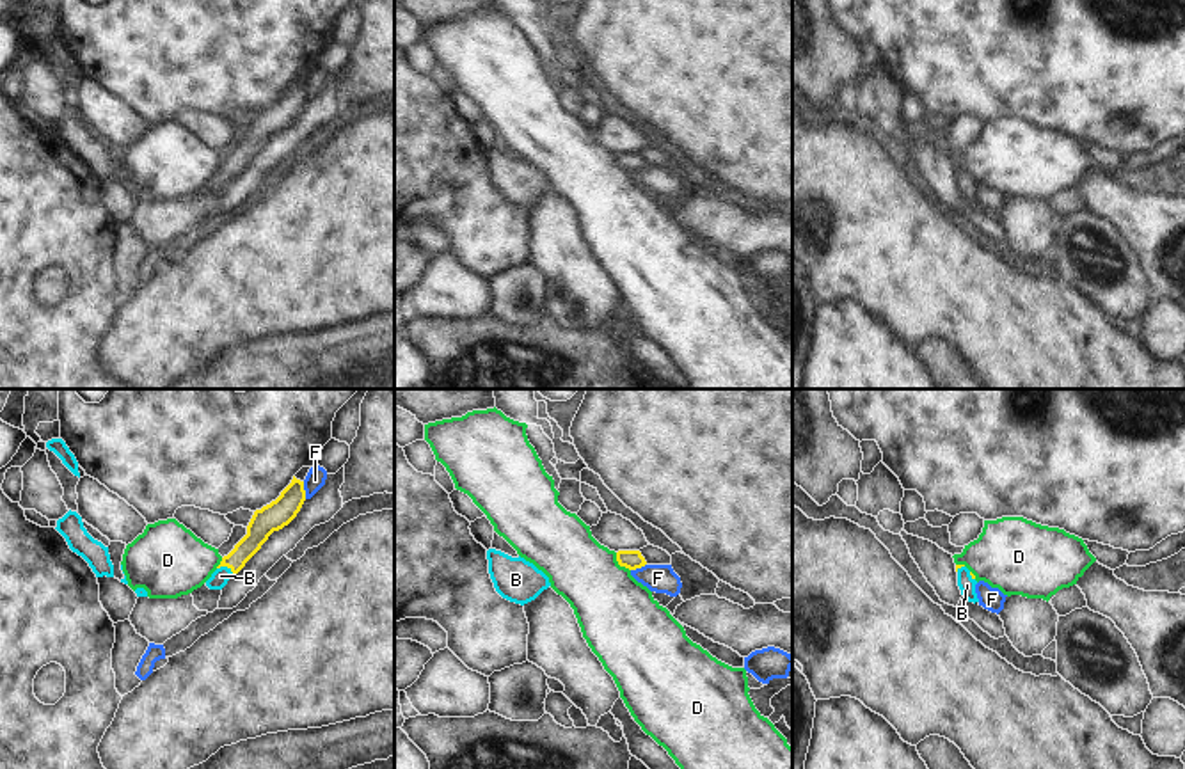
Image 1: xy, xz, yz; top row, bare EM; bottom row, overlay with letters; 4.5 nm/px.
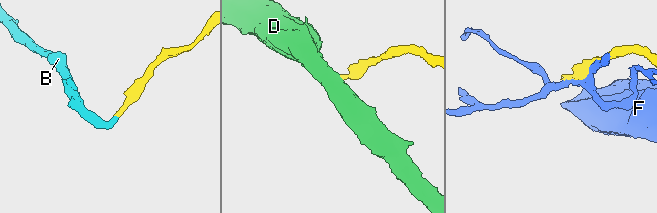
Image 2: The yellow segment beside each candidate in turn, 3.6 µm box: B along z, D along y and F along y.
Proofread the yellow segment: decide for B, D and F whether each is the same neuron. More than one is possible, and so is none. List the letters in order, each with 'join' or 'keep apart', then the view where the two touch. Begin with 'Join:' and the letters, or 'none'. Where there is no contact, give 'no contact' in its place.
Join: B
B: join; meets yellow in xy
D: keep apart; meets yellow in xz
F: keep apart; meets yellow in xy

